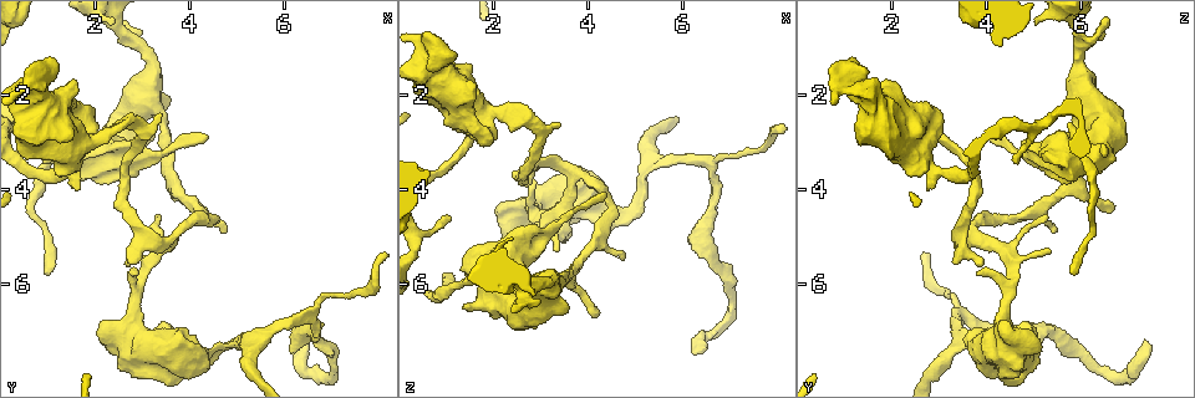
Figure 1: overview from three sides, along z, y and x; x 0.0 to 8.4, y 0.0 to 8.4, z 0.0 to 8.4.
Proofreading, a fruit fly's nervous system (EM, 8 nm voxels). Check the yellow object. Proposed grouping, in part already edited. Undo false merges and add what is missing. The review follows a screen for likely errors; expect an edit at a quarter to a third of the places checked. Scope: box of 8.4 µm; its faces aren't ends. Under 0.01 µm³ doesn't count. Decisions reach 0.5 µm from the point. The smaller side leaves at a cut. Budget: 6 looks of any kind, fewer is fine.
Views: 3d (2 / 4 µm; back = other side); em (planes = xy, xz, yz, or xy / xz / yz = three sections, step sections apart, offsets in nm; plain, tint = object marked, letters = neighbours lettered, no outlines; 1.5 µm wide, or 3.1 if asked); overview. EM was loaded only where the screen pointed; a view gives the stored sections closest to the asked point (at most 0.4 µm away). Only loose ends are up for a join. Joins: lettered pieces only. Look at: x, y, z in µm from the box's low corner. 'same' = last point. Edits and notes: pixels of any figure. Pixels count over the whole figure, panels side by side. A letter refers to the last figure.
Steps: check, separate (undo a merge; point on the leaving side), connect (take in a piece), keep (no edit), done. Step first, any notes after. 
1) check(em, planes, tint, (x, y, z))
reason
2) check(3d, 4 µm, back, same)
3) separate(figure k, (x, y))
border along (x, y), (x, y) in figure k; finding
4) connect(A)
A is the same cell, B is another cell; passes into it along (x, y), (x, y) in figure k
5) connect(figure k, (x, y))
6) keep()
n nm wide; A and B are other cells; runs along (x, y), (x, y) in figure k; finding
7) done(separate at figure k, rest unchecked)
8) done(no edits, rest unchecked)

check(3d, 4 µm, (6.20, 7.40, 5.20))
an open end

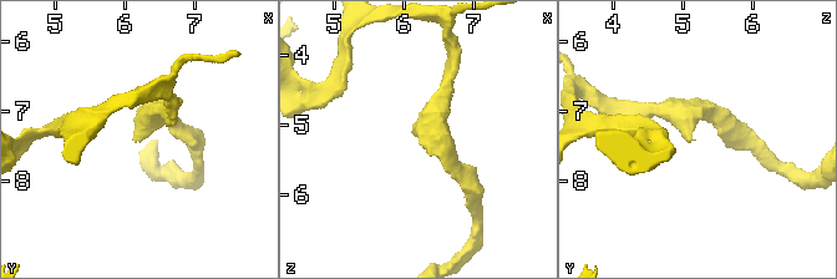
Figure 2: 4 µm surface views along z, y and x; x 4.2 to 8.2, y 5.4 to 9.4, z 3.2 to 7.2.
check(em, planes, tint, (6.20, 7.40, 5.15))

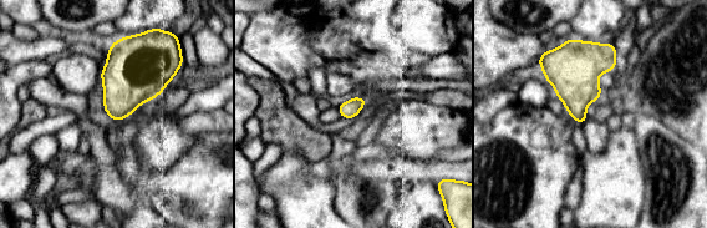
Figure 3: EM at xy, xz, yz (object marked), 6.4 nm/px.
check(em, planes, letters, same)
see the neighbours

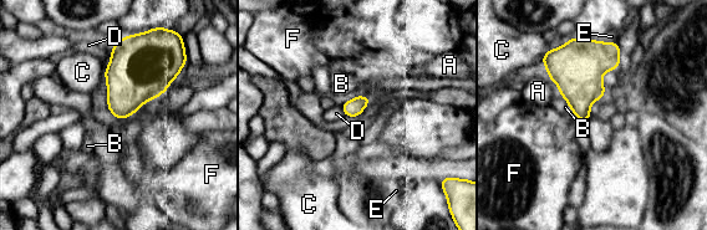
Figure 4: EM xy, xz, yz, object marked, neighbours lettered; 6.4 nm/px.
keep()
120 nm wide; A, B, C, D, E and F are other cells; border along (340, 107), (345, 114) in figure 4; no lettered piece goes on from it

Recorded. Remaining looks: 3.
check(3d, 2 µm, (4.75, 4.95, 5.45))
tapers out

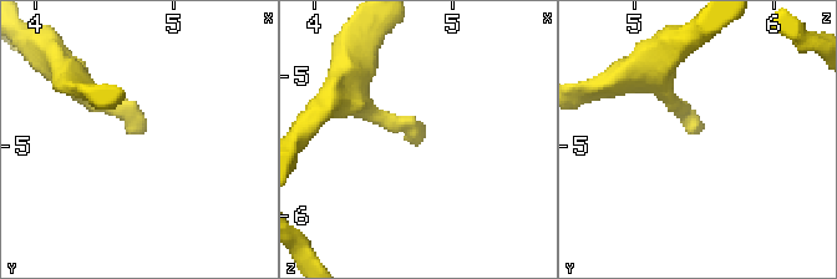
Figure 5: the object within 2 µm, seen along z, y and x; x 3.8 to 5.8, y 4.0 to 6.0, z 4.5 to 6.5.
check(em, xz, step 4, letters, (4.72, 4.92, 5.46))
need the tissue

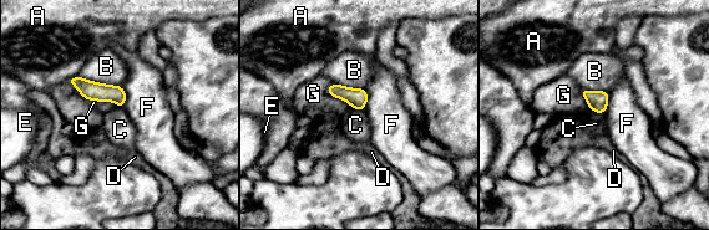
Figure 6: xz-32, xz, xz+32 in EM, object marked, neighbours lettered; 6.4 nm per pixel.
check(em, planes, letters, same)
another direction

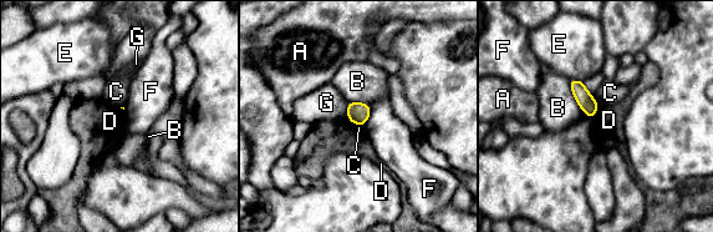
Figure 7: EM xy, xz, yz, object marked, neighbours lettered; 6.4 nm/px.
keep()
B touches over 220 nm; A, B, C, D, E, F and G are other cells; border along (599, 106), (592, 117) in figure 7; no lettered piece goes on from it

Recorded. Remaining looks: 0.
done(no edits, rest unchecked)

